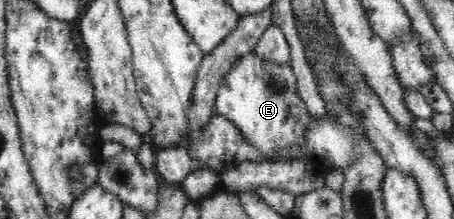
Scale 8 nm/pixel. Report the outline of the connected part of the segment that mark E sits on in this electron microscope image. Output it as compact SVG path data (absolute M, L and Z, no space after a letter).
M255 52L235 60L217 88L215 110L232 121L248 141L268 160L302 160L304 131L311 114L302 100L293 68L264 60Z

